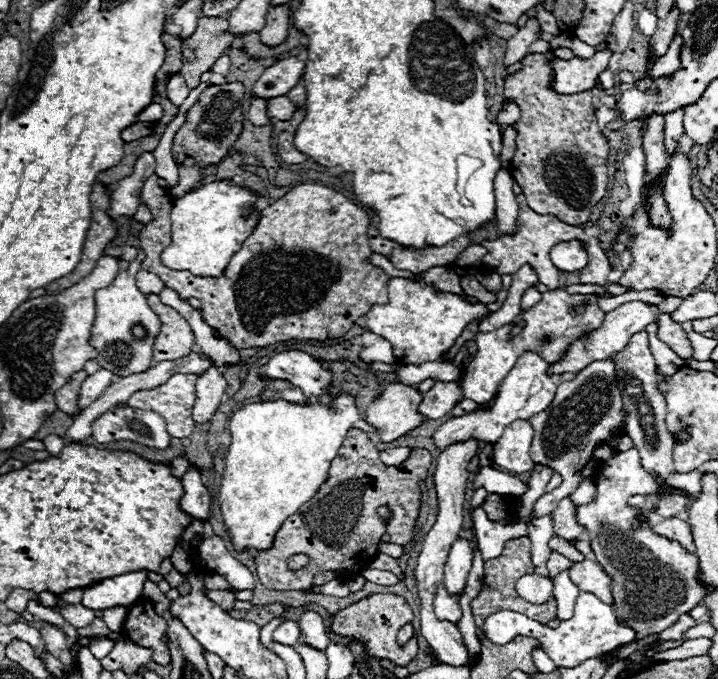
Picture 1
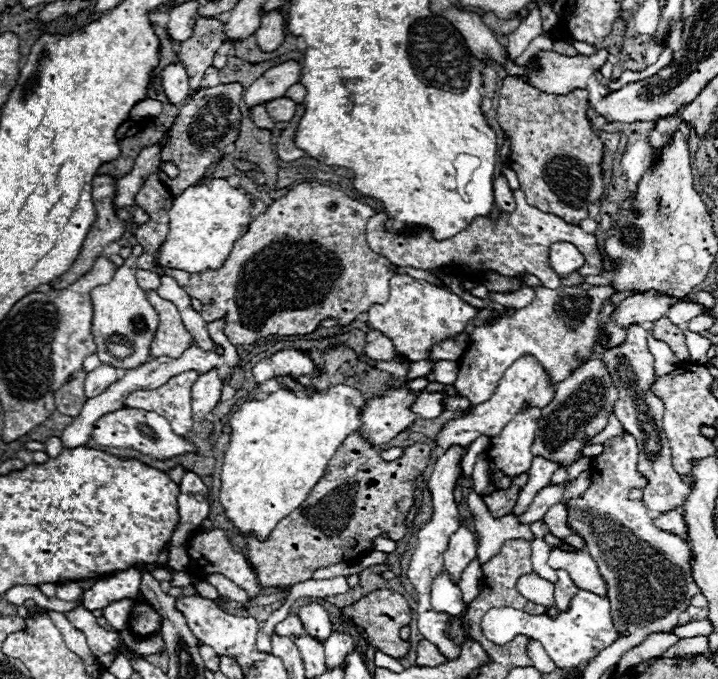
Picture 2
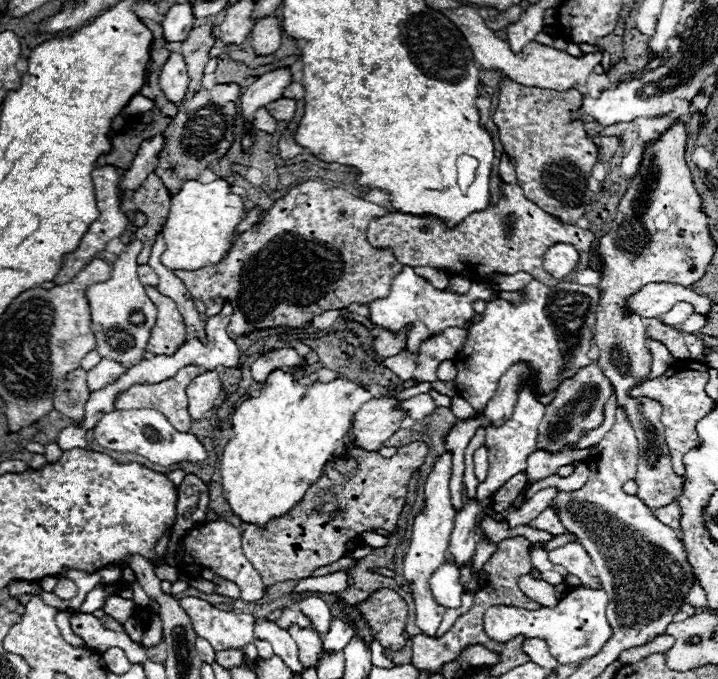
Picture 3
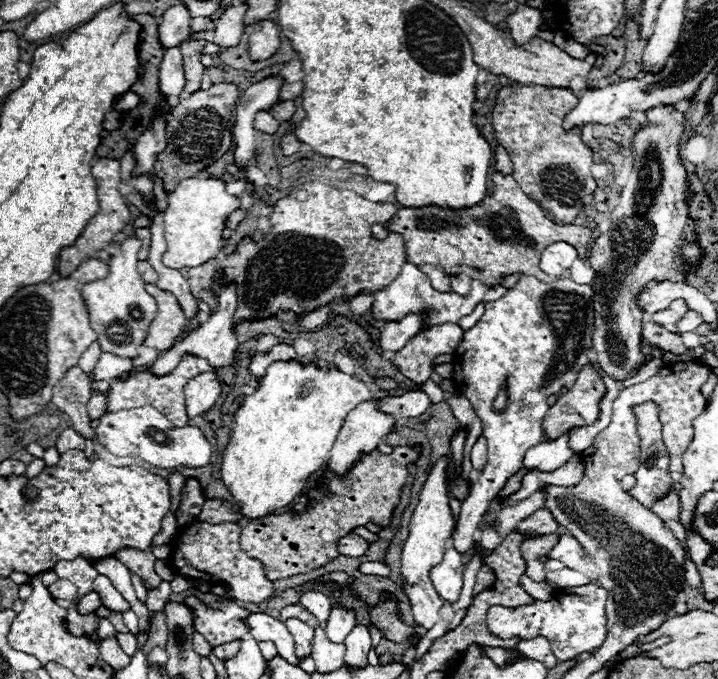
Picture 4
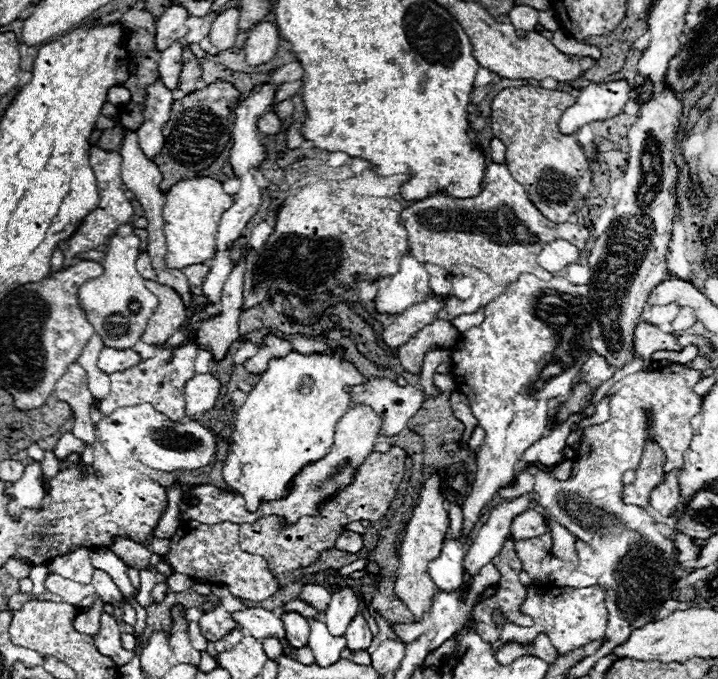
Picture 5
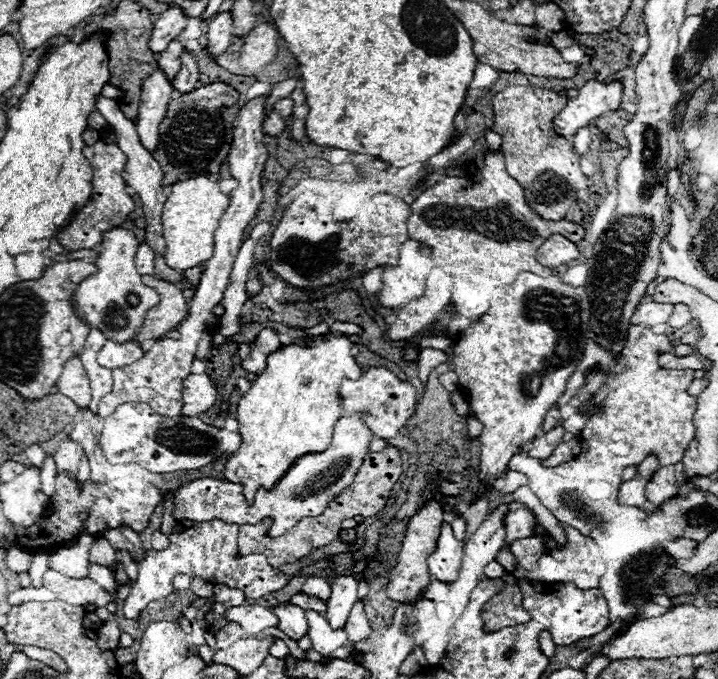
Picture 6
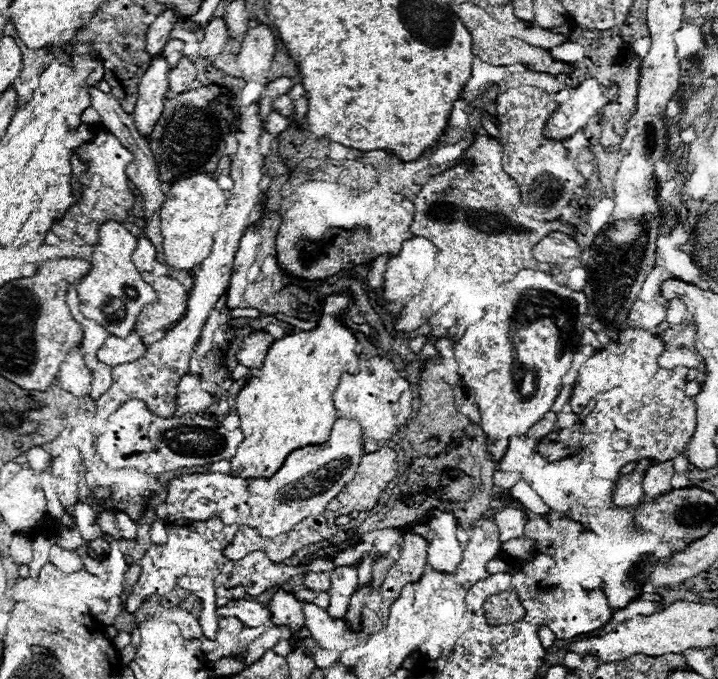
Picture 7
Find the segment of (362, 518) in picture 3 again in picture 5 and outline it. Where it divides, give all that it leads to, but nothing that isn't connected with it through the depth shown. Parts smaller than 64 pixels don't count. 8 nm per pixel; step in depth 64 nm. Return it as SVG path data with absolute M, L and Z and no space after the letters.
M392 446L388 452L372 452L356 470L352 484L328 498L326 504L320 508L318 516L304 516L292 526L282 526L282 520L278 516L260 518L254 524L240 524L240 548L248 554L264 556L272 574L304 568L316 562L322 550L334 548L336 538L344 532L344 526L348 522L376 522L386 514L404 476L404 458L406 452L398 446Z

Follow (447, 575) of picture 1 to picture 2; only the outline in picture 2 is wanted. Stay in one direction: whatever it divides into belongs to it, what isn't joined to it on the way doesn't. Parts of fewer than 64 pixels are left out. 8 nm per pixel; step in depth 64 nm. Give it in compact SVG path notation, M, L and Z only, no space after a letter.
M462 518L460 528L452 534L450 546L444 554L444 568L458 584L460 572L476 558L476 536L470 530L470 518Z

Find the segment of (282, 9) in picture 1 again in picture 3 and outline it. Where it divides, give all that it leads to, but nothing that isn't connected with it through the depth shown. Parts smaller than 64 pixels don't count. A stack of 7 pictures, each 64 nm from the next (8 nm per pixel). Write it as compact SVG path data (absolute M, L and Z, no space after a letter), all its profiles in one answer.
M276 16L260 18L254 24L250 38L252 38L252 48L258 56L268 56L268 54L276 52L280 48L280 40L282 40L280 20Z

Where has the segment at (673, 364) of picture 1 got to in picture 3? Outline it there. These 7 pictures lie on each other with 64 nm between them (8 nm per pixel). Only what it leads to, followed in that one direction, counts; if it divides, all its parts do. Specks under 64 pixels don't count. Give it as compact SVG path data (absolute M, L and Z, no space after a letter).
M648 340L648 350L652 354L652 370L650 370L650 378L656 378L660 374L664 374L676 360L672 358L672 354L666 350L664 344L656 342L656 340Z

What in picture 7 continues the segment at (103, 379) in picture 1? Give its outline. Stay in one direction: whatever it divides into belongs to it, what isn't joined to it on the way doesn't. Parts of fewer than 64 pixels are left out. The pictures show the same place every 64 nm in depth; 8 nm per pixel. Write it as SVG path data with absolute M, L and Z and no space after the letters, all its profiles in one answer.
M136 332L128 334L128 338L116 338L108 336L104 346L96 352L98 360L108 364L108 366L118 366L118 364L128 364L138 358L142 358L146 352L140 336Z

